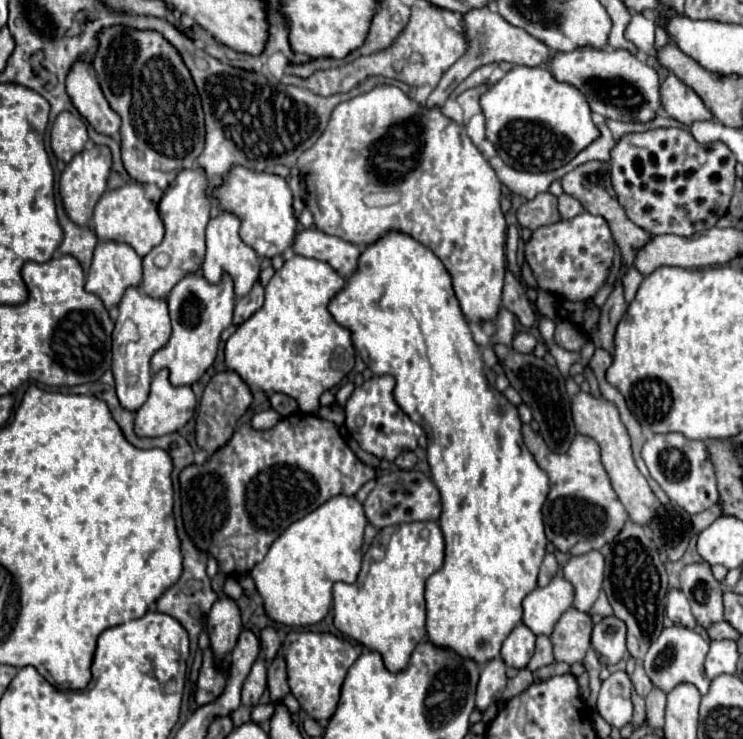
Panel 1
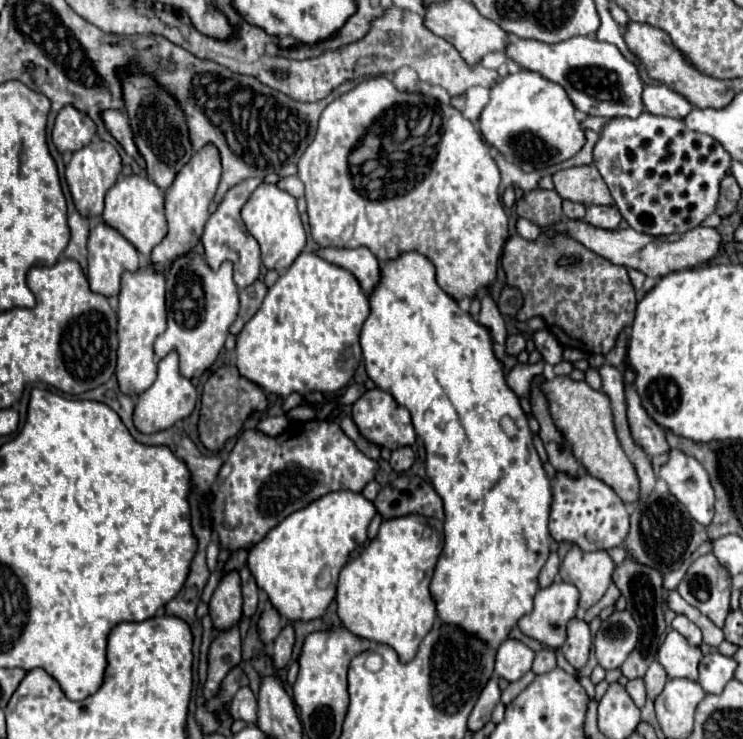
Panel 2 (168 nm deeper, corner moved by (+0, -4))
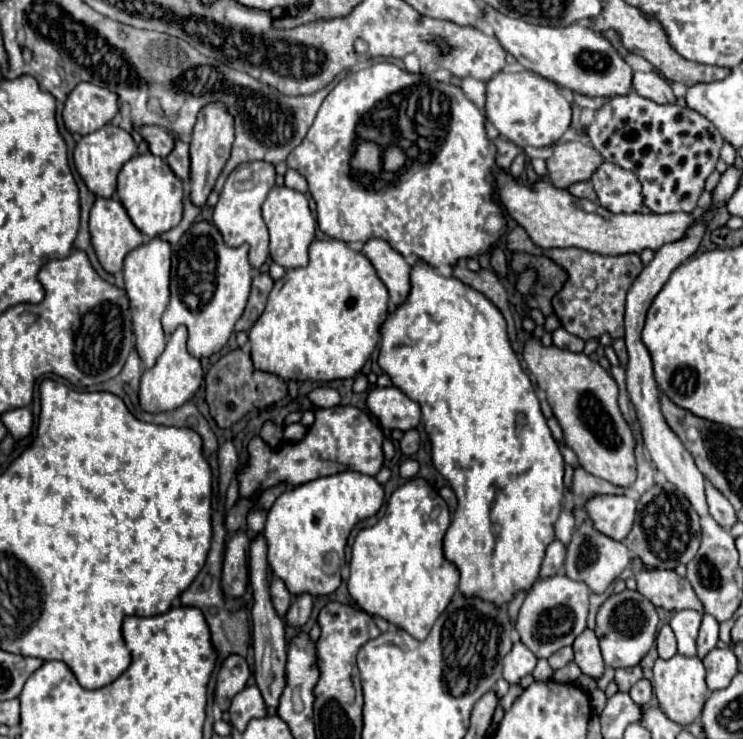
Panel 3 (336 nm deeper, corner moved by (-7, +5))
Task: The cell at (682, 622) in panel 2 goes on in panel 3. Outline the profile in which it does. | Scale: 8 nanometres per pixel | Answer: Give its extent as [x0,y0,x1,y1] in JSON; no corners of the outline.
[698,615,718,659]

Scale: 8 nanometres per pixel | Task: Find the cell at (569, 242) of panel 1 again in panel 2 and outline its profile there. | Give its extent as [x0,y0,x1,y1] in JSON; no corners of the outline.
[585,204,623,230]

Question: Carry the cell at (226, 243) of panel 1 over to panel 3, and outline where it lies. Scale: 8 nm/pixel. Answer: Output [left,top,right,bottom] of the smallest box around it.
[212,161,276,269]

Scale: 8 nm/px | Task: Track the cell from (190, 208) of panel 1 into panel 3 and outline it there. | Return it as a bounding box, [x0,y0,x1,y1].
[190,103,234,207]

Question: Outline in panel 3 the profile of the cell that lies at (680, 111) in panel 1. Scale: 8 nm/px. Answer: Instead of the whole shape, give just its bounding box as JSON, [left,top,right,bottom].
[632,71,676,103]

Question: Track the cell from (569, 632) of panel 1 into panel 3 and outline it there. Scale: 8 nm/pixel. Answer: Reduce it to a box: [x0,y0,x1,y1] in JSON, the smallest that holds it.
[572,629,604,679]

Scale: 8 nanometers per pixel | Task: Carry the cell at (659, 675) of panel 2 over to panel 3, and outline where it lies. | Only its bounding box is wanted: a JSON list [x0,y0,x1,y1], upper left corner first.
[656,625,676,659]

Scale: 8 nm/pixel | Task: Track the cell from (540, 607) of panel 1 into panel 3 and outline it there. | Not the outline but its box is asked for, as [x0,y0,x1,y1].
[516,573,590,659]

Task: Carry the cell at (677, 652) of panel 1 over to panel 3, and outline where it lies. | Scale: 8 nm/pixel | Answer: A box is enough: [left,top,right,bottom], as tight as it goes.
[670,609,702,657]

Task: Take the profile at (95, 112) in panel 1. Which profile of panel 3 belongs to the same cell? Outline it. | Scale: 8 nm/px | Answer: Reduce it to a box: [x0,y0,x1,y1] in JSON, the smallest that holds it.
[136,125,172,157]

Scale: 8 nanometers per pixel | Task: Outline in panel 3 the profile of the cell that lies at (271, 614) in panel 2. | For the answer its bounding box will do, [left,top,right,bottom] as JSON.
[270,579,292,617]

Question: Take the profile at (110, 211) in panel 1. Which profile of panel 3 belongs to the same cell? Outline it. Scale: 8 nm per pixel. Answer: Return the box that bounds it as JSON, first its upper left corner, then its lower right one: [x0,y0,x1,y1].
[118,153,184,237]

